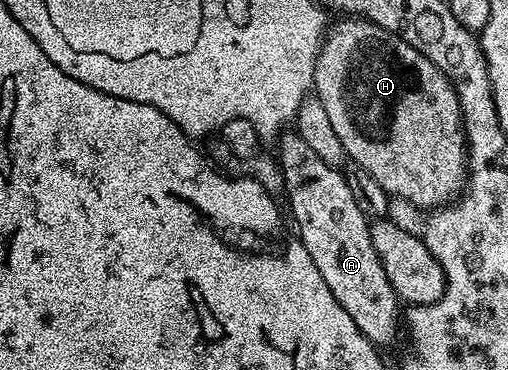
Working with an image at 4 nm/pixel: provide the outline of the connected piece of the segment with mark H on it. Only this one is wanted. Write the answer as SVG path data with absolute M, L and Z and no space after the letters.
M347 16L328 29L323 46L319 50L319 55L315 61L315 84L313 94L321 100L325 106L326 115L333 124L333 129L337 132L337 137L341 140L341 146L344 148L346 157L354 165L364 169L365 172L377 180L384 192L392 198L400 198L415 204L420 208L438 208L454 203L455 199L463 193L463 187L467 180L467 137L463 134L463 113L459 104L459 93L455 91L455 85L417 48L413 48L407 41L399 35L381 28L377 24L367 21L362 16Z

